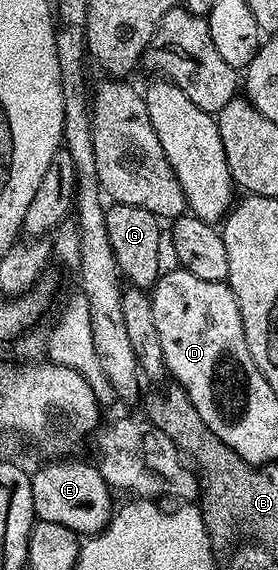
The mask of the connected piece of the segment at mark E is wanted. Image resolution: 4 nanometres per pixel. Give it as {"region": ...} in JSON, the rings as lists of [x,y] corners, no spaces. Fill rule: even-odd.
{"region":[[[48,461],[45,467],[31,472],[34,513],[39,521],[54,521],[81,537],[99,535],[114,514],[113,488],[102,477],[99,466],[72,461]],[[92,466],[92,467],[91,467]]]}

